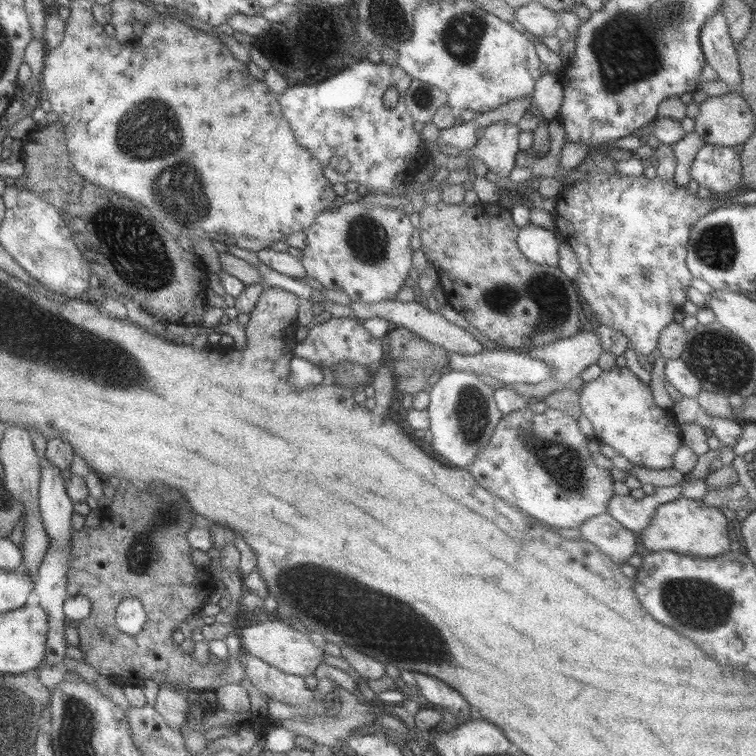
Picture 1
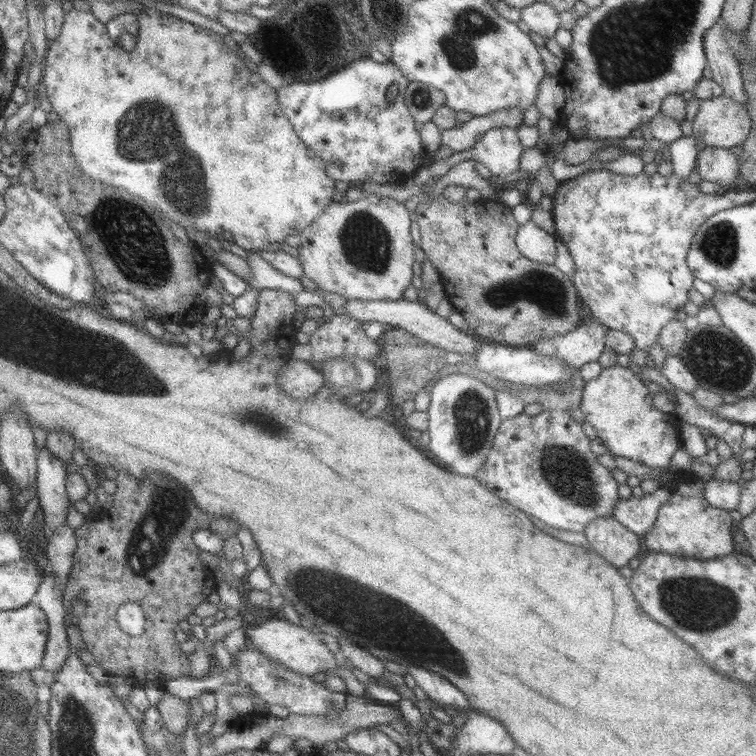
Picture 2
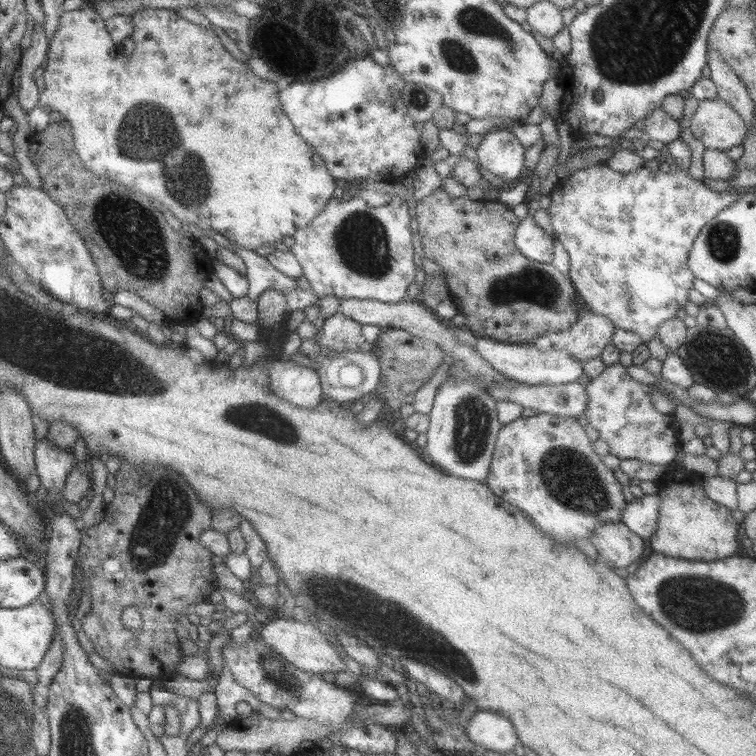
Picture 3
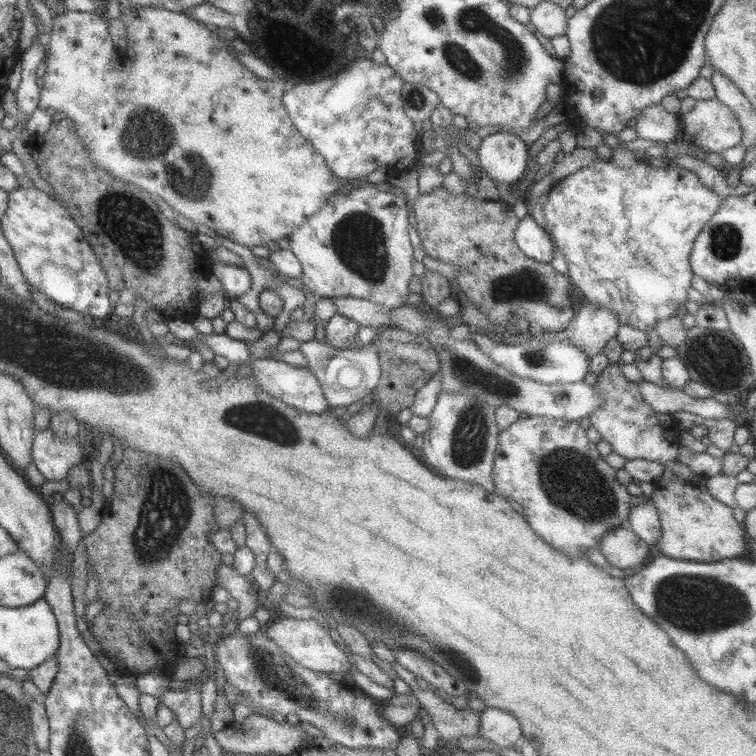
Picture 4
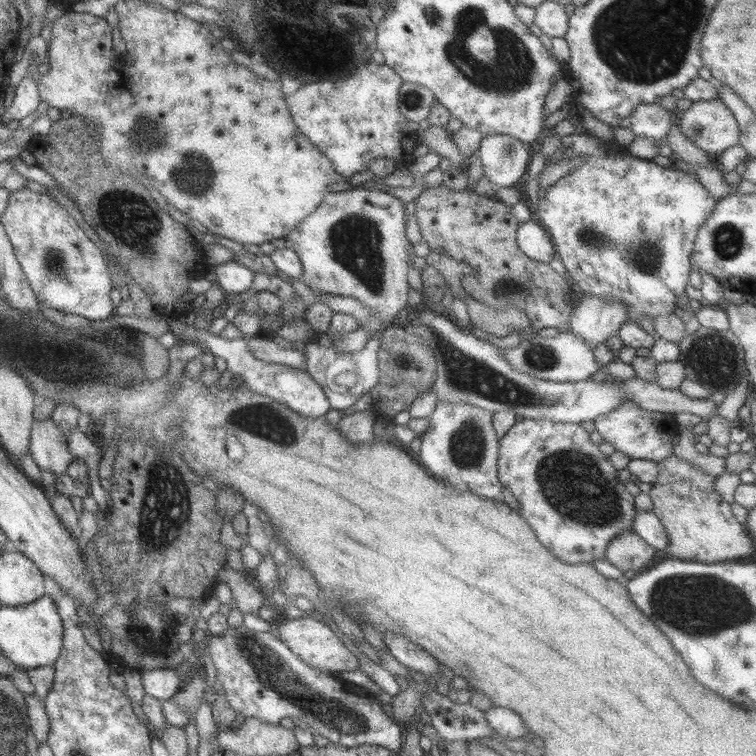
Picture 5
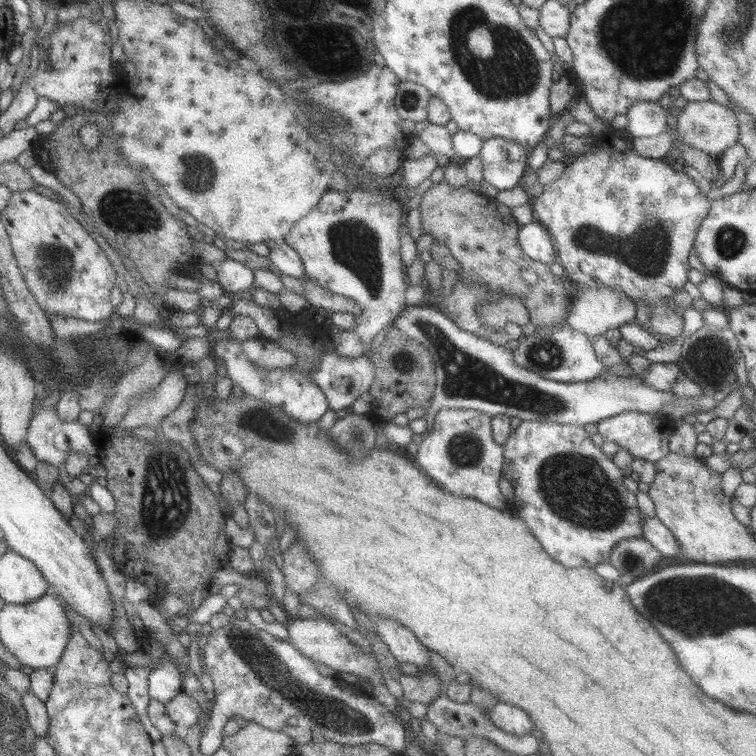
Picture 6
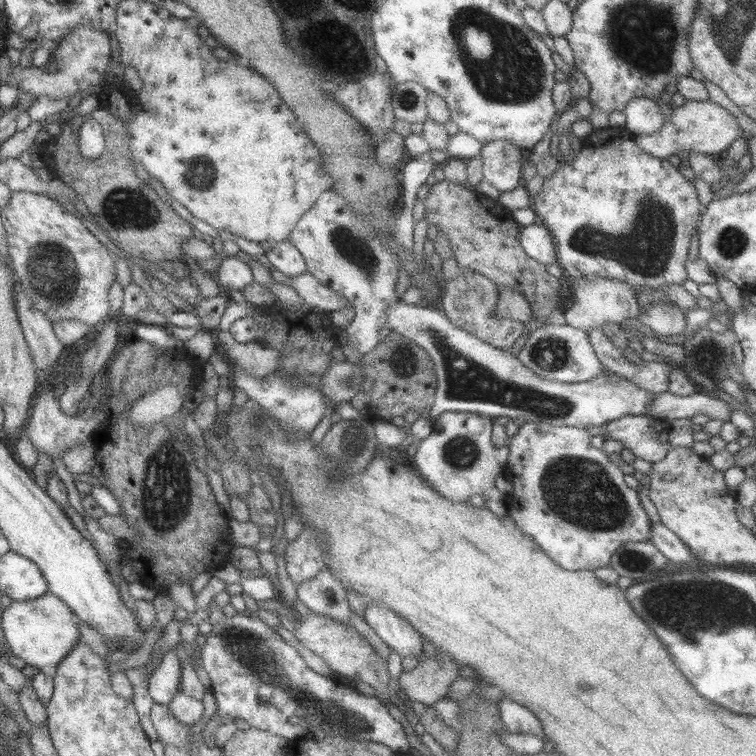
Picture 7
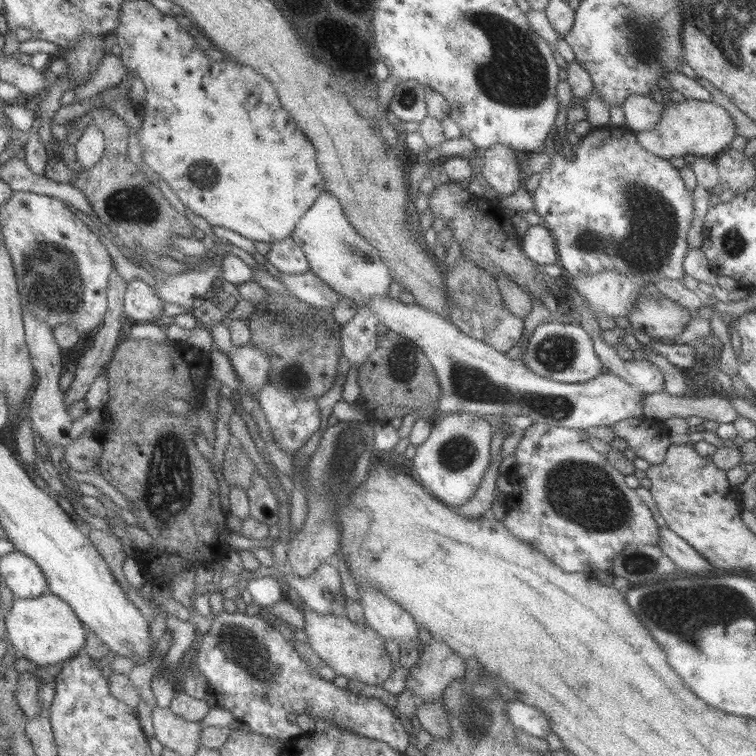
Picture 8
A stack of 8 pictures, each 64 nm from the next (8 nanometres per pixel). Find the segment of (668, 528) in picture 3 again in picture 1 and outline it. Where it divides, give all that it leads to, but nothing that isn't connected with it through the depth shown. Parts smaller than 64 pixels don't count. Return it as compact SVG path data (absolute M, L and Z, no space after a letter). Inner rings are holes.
M682 496L655 506L655 512L647 522L647 528L639 532L643 547L649 551L669 550L677 554L695 557L715 557L729 551L727 530L733 525L718 508L705 505L700 499L687 499Z

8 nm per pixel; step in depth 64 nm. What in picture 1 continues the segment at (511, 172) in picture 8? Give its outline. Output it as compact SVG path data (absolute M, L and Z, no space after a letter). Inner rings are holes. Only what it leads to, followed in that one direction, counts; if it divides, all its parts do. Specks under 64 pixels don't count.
M493 122L483 129L483 136L478 137L471 149L464 151L467 159L476 158L481 160L488 170L499 178L507 177L511 169L515 167L515 154L518 147L519 129L509 122Z

